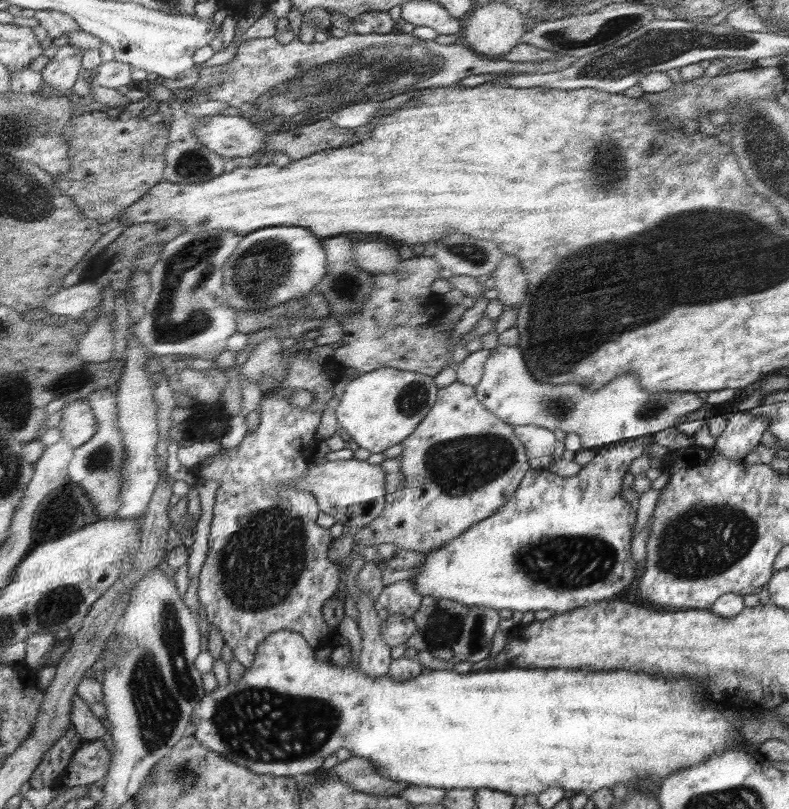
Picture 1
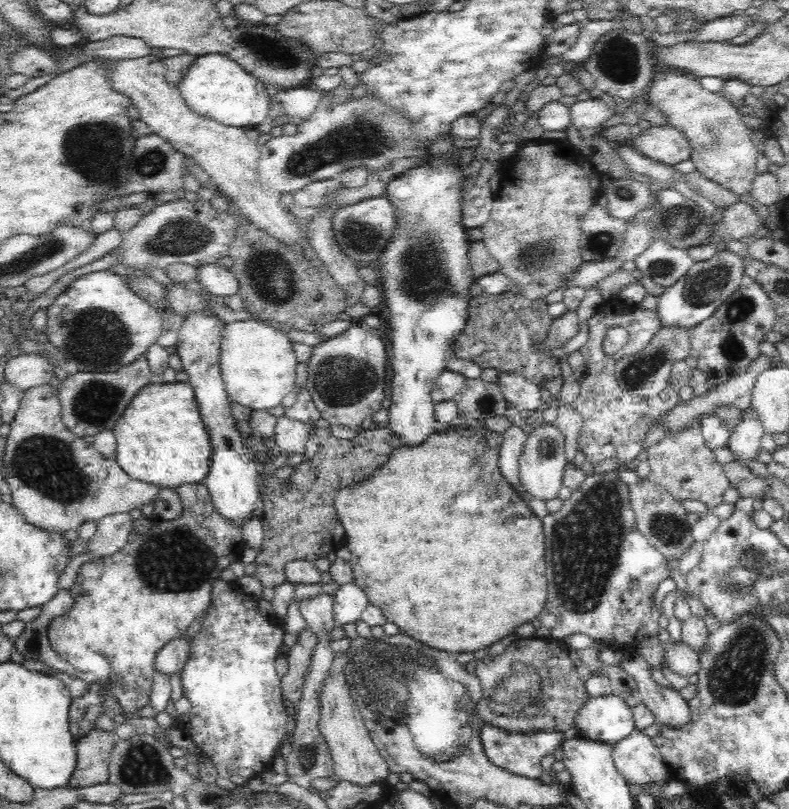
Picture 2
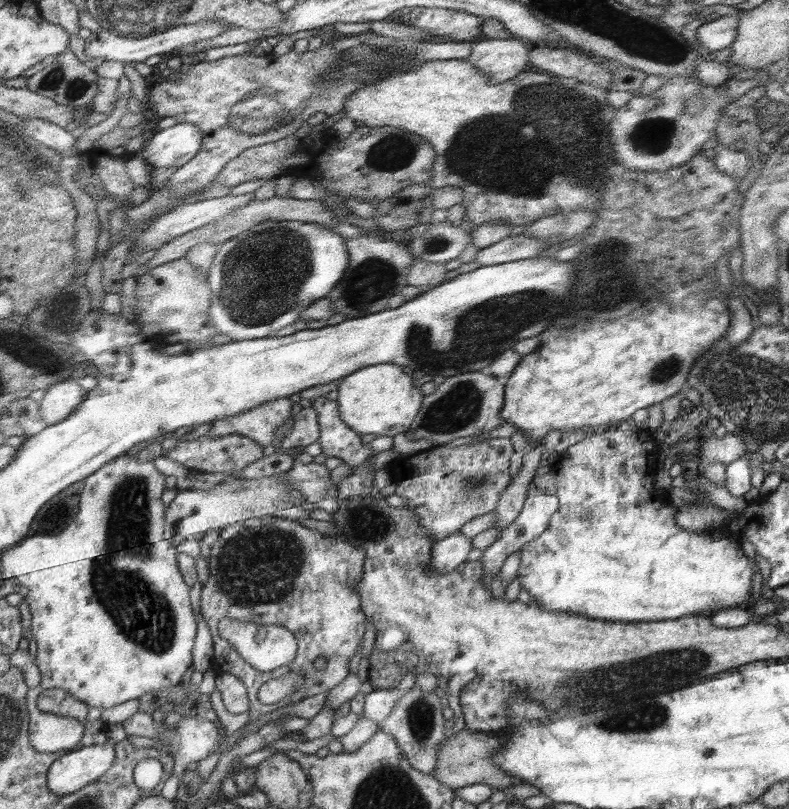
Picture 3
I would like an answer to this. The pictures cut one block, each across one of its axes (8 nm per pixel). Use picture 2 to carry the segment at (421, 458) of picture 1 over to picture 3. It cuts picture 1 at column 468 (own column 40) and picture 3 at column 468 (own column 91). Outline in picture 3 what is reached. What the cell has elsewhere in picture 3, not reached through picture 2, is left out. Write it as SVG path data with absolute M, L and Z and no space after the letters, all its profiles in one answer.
M405 434L393 436L392 450L401 454L396 461L400 460L400 469L408 469L408 476L401 475L400 479L395 481L395 494L406 502L404 508L417 514L421 520L419 523L422 528L429 530L431 541L437 542L446 536L453 535L472 518L493 512L505 489L509 488L512 483L509 471L510 459L515 454L514 450L517 447L519 446L509 437L490 438L480 443L447 448L440 444L434 444L428 439L414 441L408 439Z

